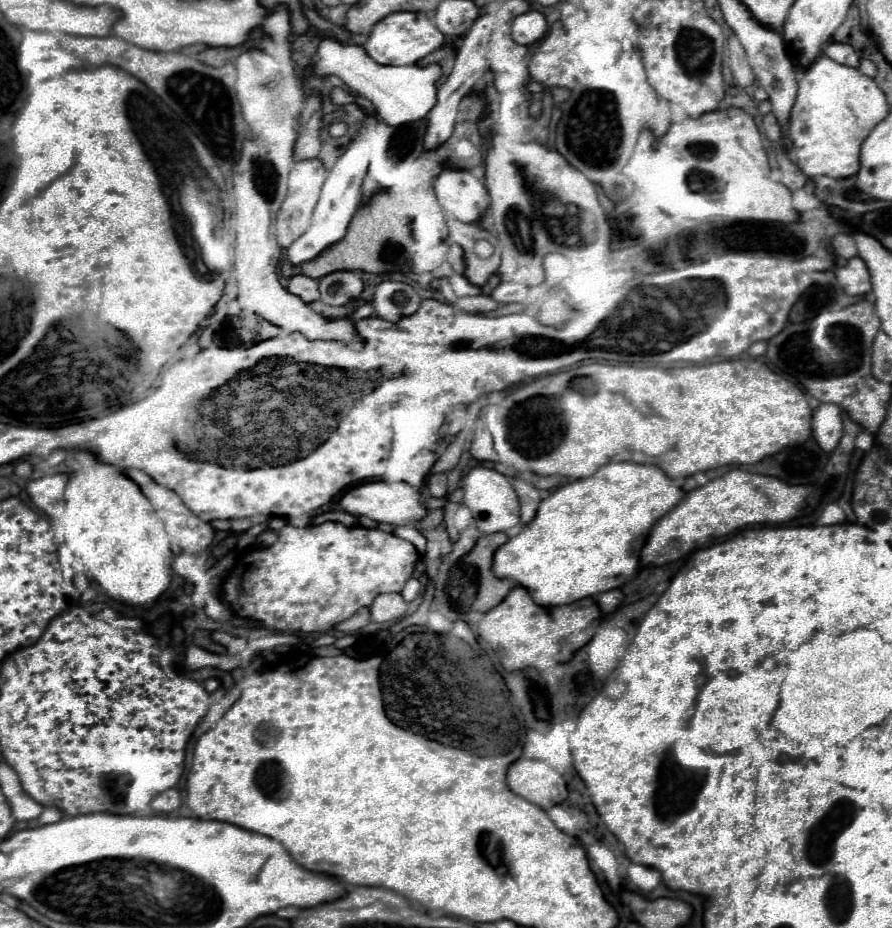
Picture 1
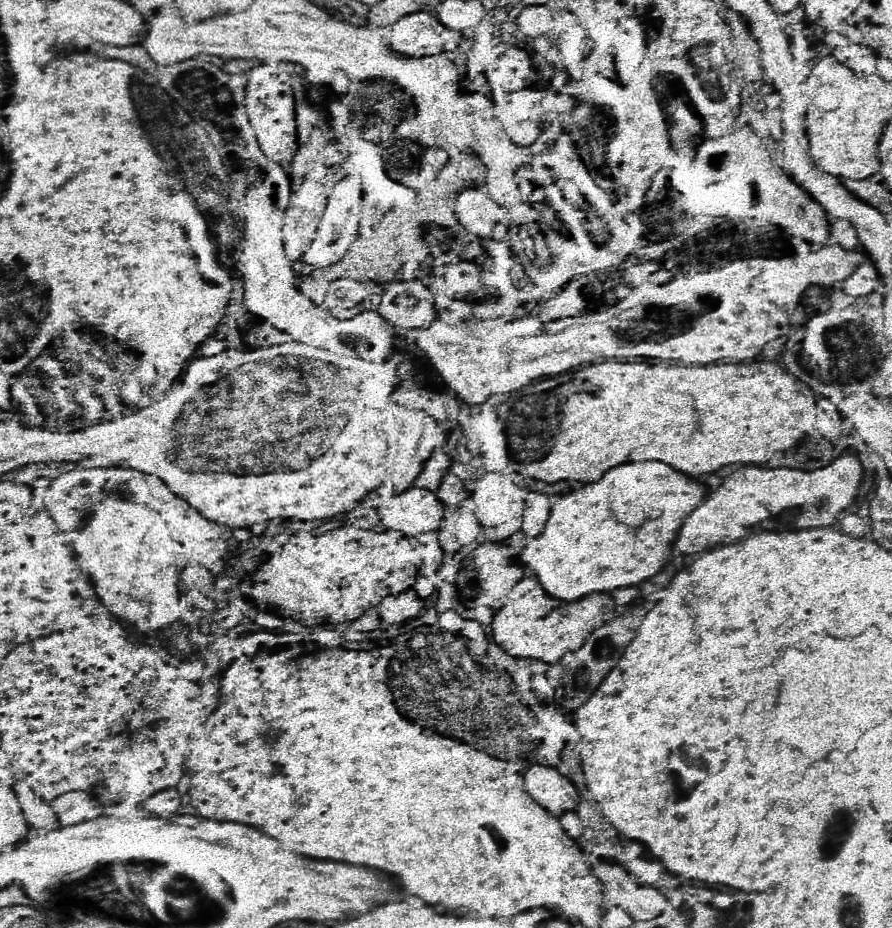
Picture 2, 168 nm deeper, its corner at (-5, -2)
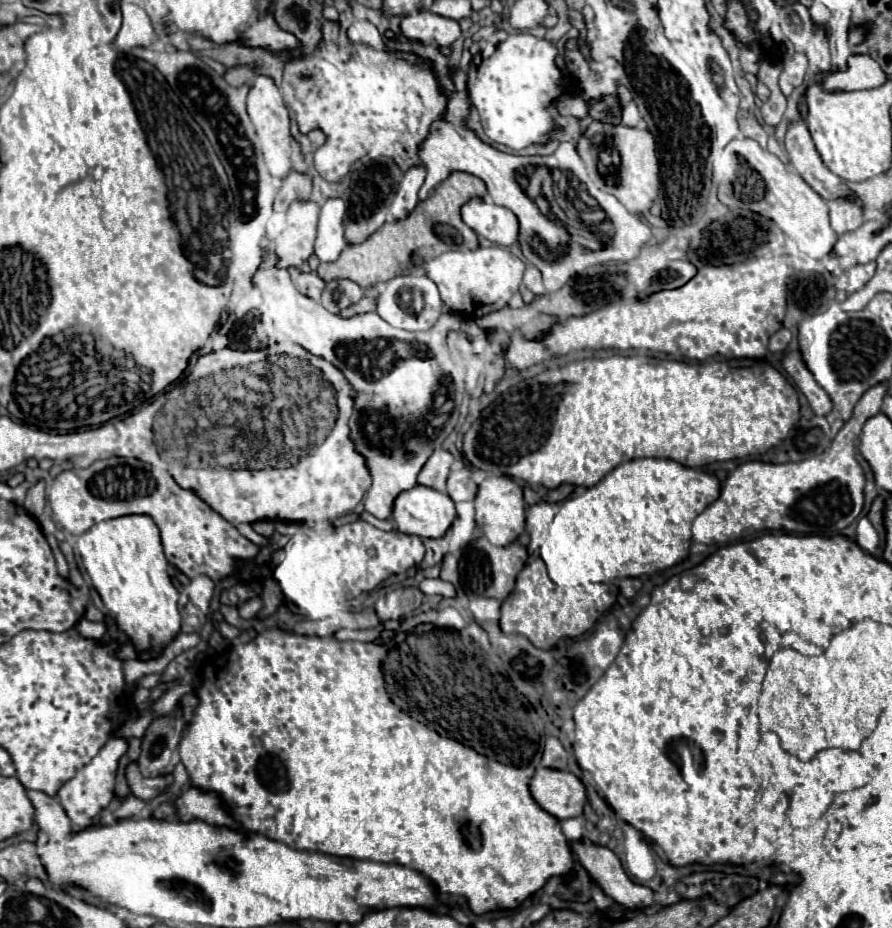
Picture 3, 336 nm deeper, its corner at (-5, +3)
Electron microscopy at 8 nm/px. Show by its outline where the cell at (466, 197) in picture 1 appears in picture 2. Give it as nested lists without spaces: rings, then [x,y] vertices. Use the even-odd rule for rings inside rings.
[[[462,189],[454,205],[454,215],[468,233],[484,239],[502,239],[510,225],[508,211],[494,205],[480,189]]]

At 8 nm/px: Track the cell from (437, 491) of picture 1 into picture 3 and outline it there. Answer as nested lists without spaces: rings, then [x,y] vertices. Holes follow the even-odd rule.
[[[456,468],[450,472],[448,476],[448,490],[446,494],[454,500],[454,502],[462,502],[462,500],[474,500],[476,496],[476,484],[470,478],[470,472],[466,468]]]

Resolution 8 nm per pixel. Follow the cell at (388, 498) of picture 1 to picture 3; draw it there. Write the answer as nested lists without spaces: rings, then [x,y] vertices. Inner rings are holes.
[[[414,486],[402,492],[394,500],[392,520],[402,534],[414,534],[420,538],[440,538],[450,528],[456,516],[450,496],[426,488]]]

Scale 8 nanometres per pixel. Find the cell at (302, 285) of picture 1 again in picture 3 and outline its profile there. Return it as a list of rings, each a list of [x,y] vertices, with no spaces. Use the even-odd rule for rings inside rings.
[[[302,272],[302,274],[298,276],[298,280],[296,280],[296,288],[298,288],[302,294],[310,296],[312,300],[320,300],[320,294],[322,294],[324,286],[326,286],[326,282],[324,282],[318,274],[314,274],[314,272],[308,272],[308,274]]]

